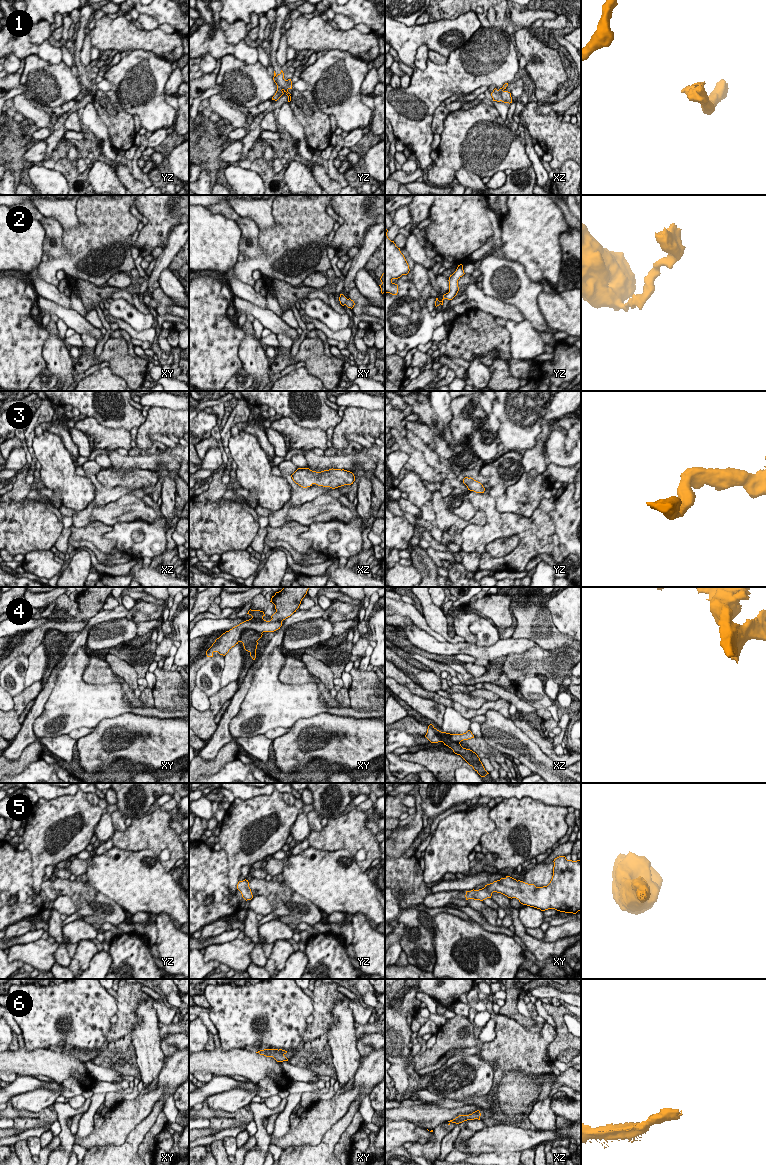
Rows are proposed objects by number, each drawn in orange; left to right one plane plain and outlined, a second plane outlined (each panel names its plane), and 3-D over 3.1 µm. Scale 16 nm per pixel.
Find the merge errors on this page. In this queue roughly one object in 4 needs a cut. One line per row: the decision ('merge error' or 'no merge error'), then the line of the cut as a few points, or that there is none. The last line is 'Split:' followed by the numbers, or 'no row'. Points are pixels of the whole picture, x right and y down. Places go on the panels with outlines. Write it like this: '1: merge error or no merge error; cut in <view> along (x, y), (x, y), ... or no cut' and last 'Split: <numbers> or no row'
1: no merge error; no cut
2: merge error; cut in xy along (347, 299), (344, 304)
3: no merge error; no cut
4: merge error; cut in xy along (261, 633), (245, 629), (238, 640)
5: no merge error; no cut
6: no merge error; no cut
Split: 2, 4

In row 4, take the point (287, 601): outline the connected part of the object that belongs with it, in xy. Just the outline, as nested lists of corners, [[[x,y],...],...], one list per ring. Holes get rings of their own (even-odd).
[[[284,587],[272,596],[271,601],[275,605],[276,612],[270,621],[263,619],[263,611],[249,610],[247,614],[252,618],[233,627],[215,640],[206,651],[207,657],[213,657],[214,652],[225,656],[229,650],[238,644],[241,633],[246,629],[252,629],[259,633],[274,632],[282,626],[282,621],[290,617],[299,608],[302,599],[307,594],[309,587]]]

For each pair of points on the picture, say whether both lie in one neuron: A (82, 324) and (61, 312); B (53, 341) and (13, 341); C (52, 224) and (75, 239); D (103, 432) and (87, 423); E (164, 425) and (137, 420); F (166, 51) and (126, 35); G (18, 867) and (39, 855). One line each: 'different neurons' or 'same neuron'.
A: same neuron
B: different neurons
C: different neurons
D: same neuron
E: different neurons
F: same neuron
G: different neurons

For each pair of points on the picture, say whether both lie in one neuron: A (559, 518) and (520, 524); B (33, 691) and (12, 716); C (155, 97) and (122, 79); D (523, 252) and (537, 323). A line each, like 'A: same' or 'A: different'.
A: different
B: same
C: same
D: different

